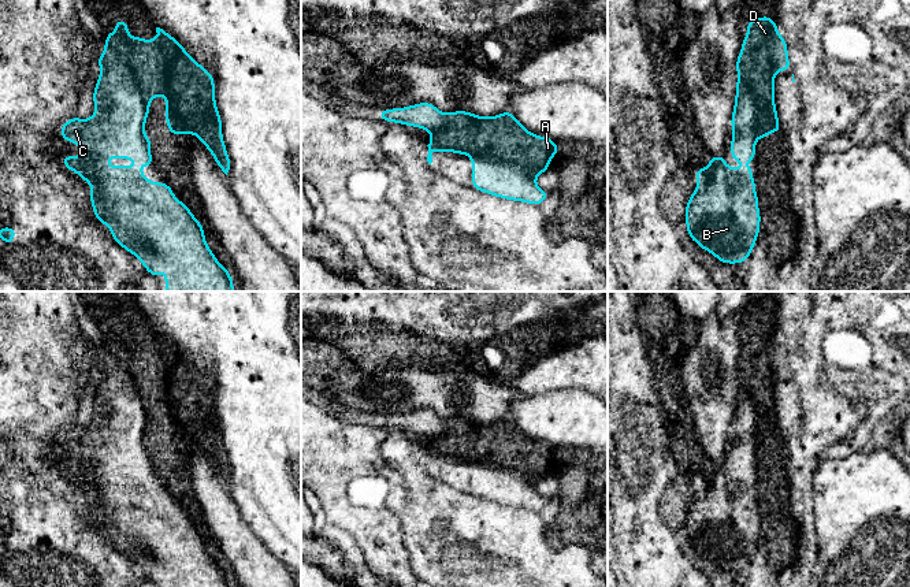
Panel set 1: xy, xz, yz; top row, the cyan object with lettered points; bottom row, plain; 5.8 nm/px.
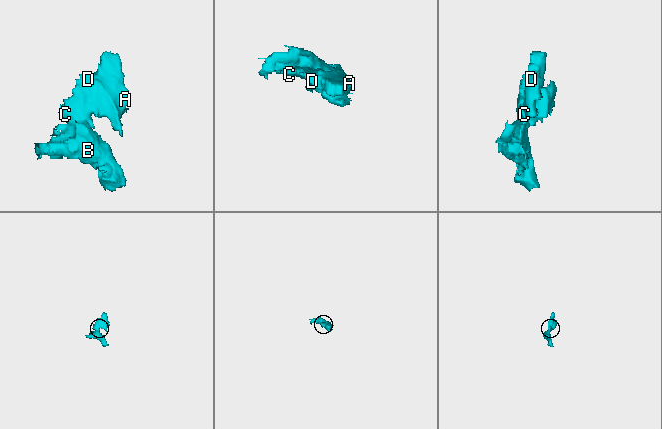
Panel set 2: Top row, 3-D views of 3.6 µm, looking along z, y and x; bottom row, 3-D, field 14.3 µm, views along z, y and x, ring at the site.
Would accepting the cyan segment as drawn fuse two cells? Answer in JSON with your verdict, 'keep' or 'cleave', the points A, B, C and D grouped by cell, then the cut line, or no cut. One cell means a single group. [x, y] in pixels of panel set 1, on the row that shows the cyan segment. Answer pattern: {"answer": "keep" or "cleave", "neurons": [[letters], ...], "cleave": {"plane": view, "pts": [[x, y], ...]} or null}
{"answer": "cleave", "neurons": [["A", "D"], ["B", "C"]], "cleave": {"plane": "xy", "pts": [[107, 40], [133, 77], [145, 118]]}}

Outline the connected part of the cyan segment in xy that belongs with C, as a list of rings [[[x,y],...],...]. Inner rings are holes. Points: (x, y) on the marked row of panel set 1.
[[[105,41],[103,55],[96,63],[101,67],[101,73],[93,92],[94,116],[81,120],[75,115],[60,126],[60,137],[64,141],[77,144],[86,155],[85,157],[62,156],[60,160],[67,170],[79,174],[92,186],[89,201],[94,208],[94,219],[107,224],[115,242],[140,259],[144,268],[156,279],[163,270],[166,271],[166,291],[234,291],[229,270],[216,260],[205,242],[204,226],[193,216],[183,201],[178,201],[174,197],[174,190],[164,181],[153,183],[141,174],[144,166],[155,166],[155,163],[149,152],[152,137],[146,137],[144,133],[146,129],[144,103],[130,68],[120,60],[115,48],[108,41]],[[111,157],[137,160],[138,166],[116,167],[103,163],[104,159]]]

